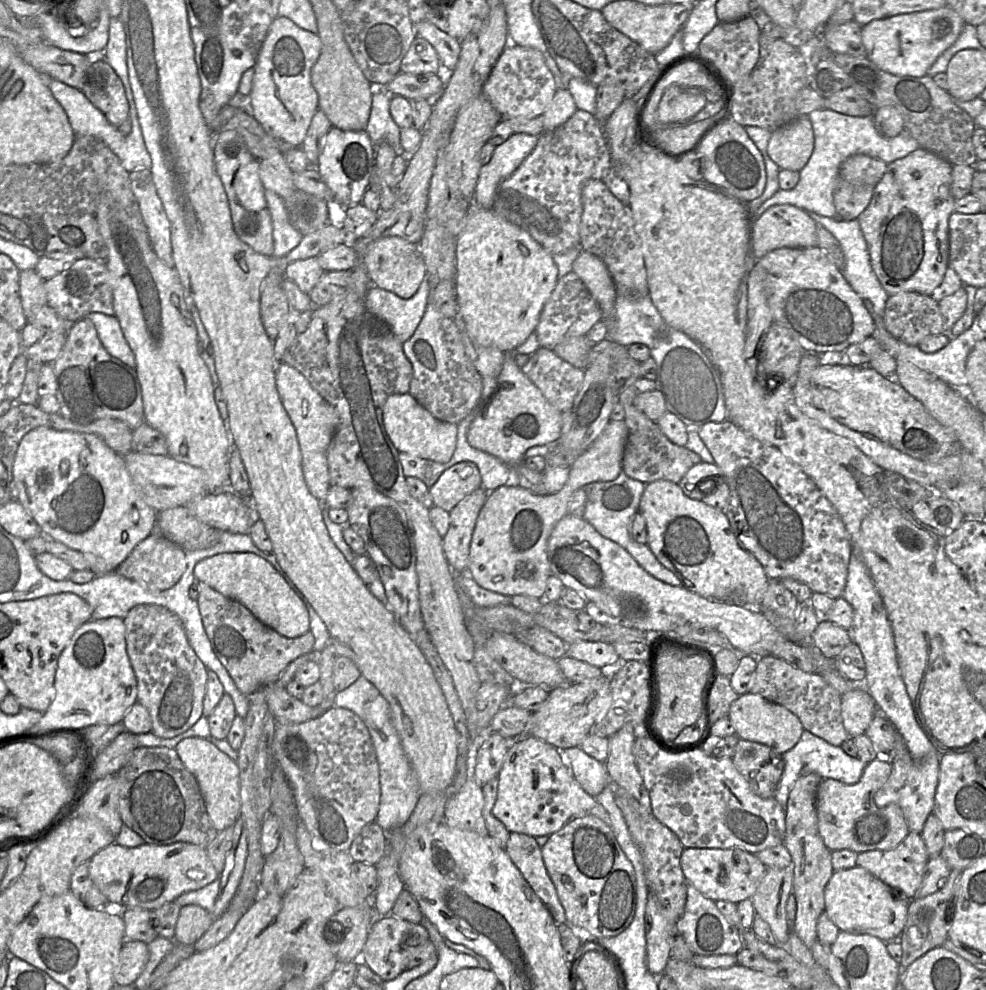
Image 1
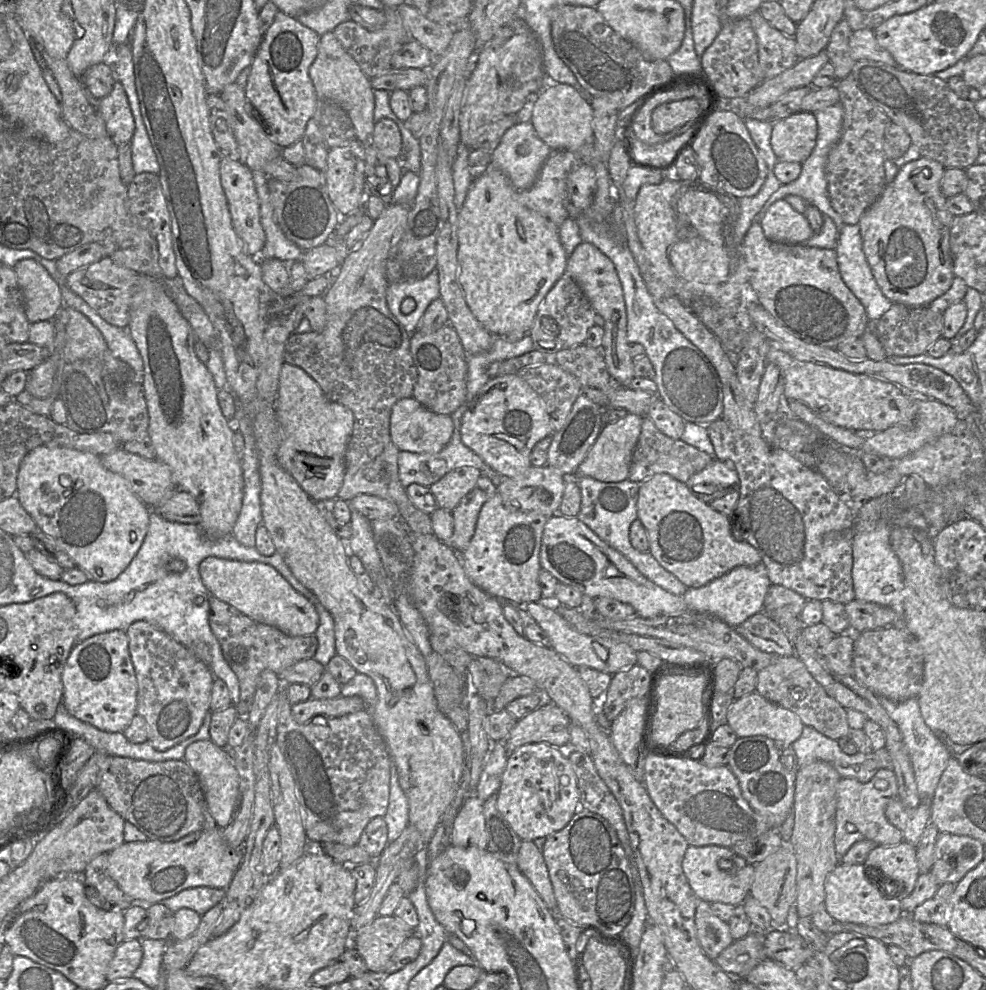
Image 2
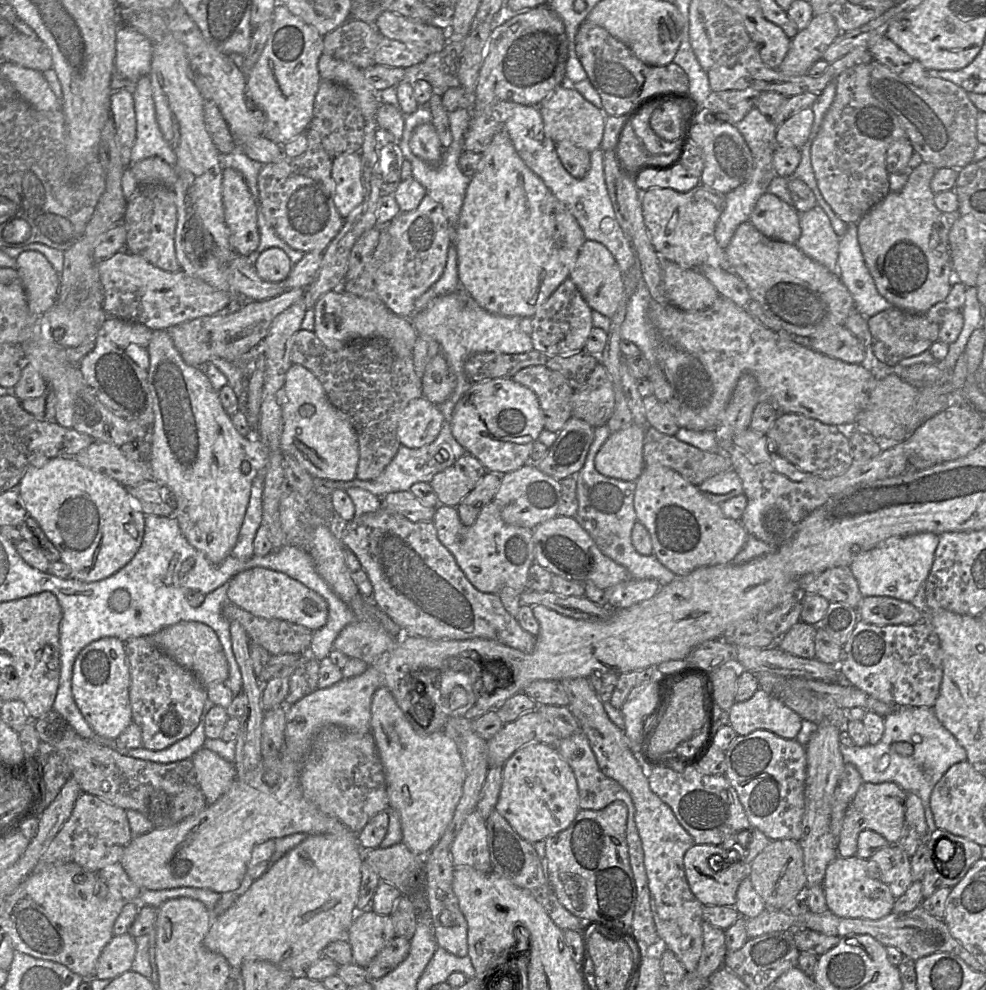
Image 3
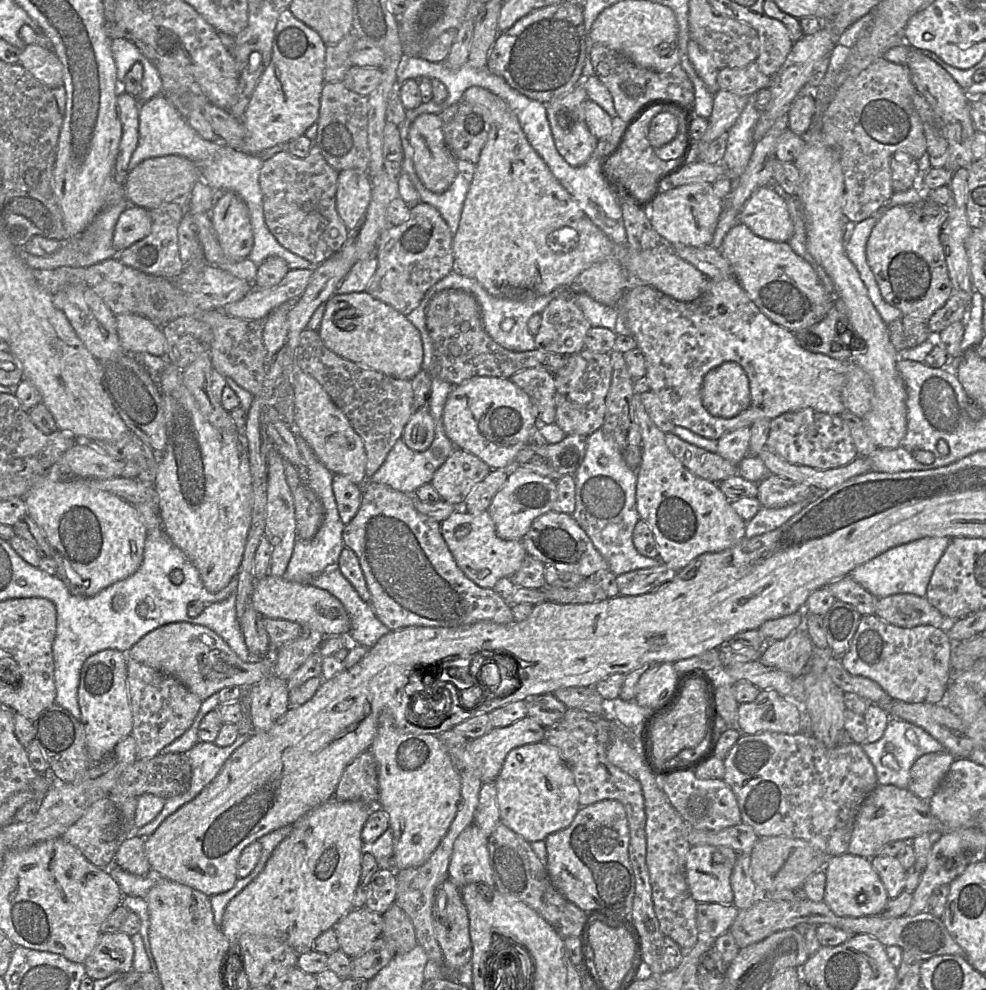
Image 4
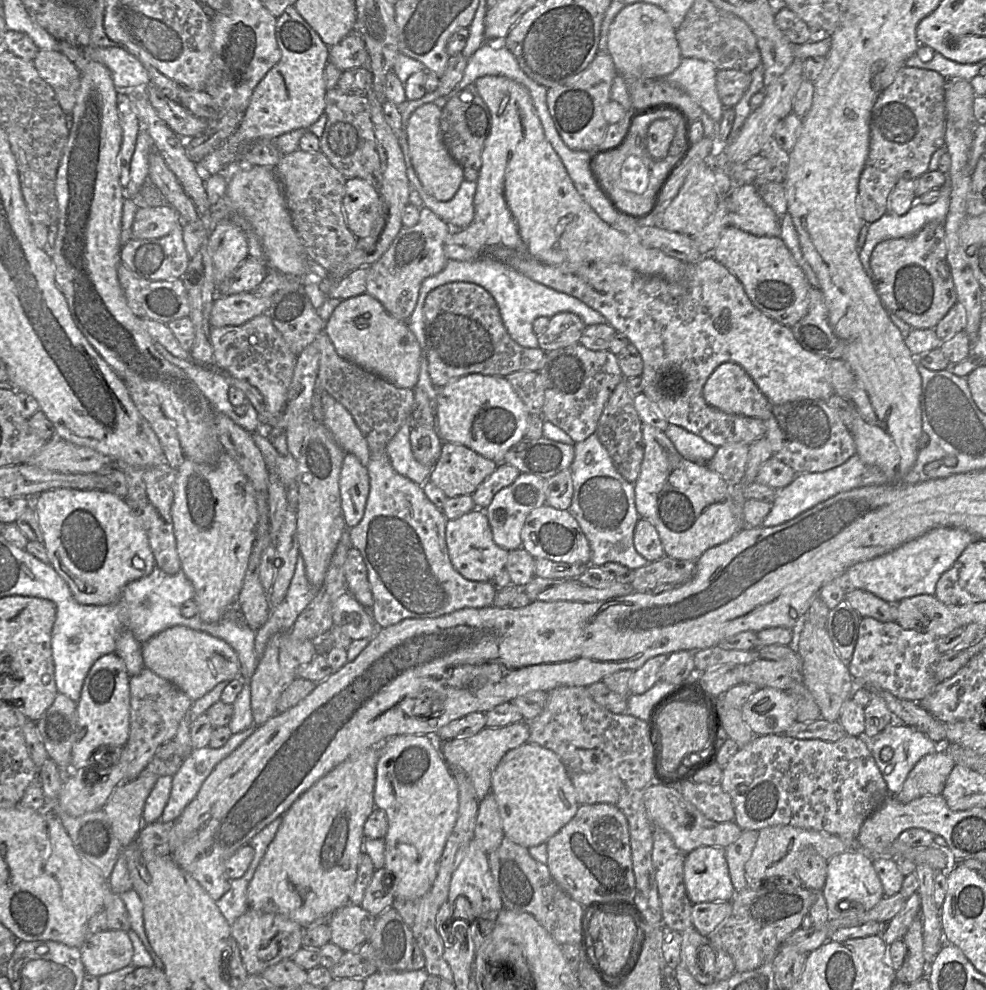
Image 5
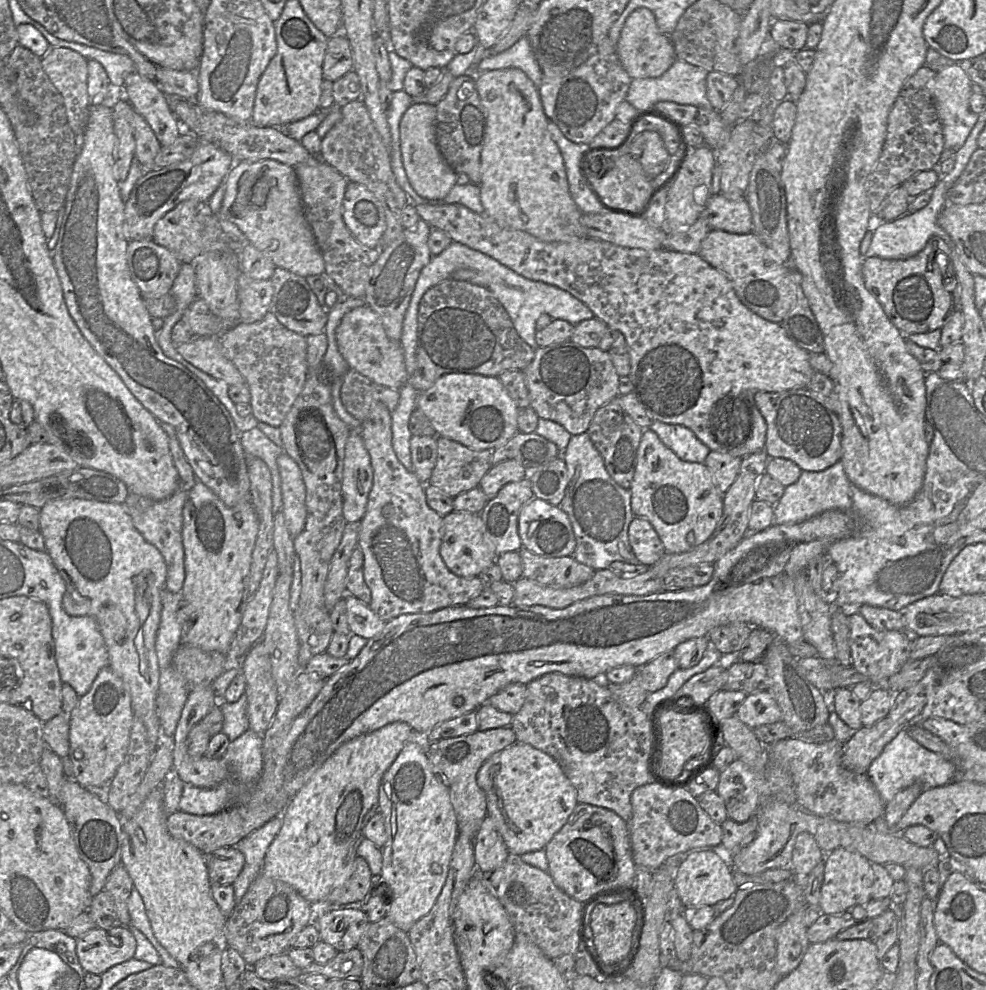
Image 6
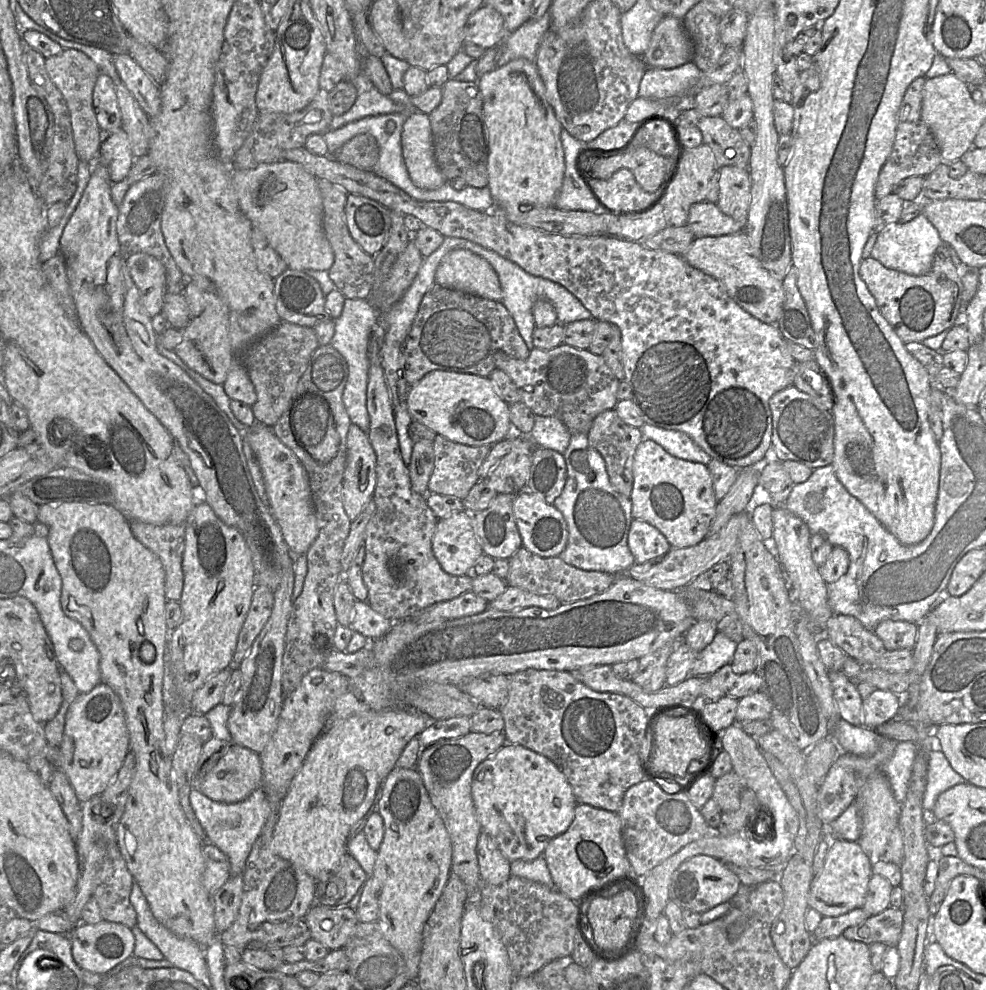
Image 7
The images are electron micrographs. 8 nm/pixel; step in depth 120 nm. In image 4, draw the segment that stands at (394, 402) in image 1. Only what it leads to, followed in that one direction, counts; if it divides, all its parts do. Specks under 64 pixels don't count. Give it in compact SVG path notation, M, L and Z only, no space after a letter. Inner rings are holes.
M428 408L414 411L406 423L401 439L405 445L416 452L427 450L435 436L435 422Z

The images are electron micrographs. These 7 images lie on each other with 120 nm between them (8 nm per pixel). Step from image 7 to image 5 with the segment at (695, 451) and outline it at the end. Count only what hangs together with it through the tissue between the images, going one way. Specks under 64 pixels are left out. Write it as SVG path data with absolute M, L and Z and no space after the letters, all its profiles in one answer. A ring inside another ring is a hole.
M669 424L664 433L677 452L689 461L708 463L716 453L716 446L680 426Z

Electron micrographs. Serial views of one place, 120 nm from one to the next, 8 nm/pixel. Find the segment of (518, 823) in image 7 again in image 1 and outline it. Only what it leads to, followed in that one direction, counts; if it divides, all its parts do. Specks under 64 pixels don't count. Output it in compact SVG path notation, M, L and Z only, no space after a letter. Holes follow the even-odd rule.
M517 736L498 774L497 800L493 815L509 832L532 837L550 836L572 819L593 815L611 827L611 818L594 797L586 793L563 764L556 748L534 736Z

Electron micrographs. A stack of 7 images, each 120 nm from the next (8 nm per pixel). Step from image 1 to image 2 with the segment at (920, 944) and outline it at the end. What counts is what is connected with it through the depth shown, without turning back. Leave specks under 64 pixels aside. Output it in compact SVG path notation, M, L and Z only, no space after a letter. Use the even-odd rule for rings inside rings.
M940 886L935 896L918 906L911 917L921 923L948 927L951 918L951 897L956 886Z

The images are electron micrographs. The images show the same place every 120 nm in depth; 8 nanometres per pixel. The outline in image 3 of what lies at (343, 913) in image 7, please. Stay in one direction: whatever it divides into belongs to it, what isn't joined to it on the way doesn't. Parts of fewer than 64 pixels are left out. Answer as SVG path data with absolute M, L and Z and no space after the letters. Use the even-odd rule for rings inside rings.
M371 910L358 913L347 932L356 965L367 967L373 957L395 937L390 915L376 914Z

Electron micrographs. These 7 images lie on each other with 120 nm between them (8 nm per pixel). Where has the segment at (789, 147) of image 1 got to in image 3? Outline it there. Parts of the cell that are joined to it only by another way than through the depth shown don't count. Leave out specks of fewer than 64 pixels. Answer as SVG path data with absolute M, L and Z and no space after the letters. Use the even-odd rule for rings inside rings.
M811 107L793 114L777 127L777 145L801 150L810 136L813 122L814 113Z

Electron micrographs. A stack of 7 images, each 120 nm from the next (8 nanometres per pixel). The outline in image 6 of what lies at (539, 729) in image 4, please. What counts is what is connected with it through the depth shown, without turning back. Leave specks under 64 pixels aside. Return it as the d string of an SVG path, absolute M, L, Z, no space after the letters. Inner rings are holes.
M504 726L484 731L477 730L471 734L431 742L425 750L433 772L449 790L458 821L458 833L469 836L473 841L481 823L487 816L486 795L477 783L477 773L491 755L509 747L516 741L516 735L511 726Z

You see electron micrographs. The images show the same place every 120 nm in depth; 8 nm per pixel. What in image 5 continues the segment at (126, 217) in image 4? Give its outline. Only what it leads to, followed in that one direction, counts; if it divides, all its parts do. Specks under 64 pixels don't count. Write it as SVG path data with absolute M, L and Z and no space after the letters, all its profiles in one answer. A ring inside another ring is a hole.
M164 205L160 207L138 207L132 224L132 238L157 239L169 234L182 220L178 212Z

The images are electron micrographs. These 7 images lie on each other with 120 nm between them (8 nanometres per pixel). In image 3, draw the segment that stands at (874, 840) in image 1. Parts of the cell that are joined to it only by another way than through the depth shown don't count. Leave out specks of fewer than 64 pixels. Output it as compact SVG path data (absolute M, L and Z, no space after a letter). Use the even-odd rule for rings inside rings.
M863 782L845 812L837 841L838 856L842 858L856 856L858 836L864 830L874 831L882 835L891 845L896 845L906 825L906 796L907 792L894 782Z

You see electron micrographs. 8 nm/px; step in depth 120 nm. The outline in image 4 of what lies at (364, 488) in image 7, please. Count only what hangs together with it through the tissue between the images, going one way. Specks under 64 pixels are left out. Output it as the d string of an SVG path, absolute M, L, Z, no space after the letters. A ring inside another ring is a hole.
M334 474L332 491L335 497L339 517L347 525L356 515L361 504L361 485L354 484L343 475Z

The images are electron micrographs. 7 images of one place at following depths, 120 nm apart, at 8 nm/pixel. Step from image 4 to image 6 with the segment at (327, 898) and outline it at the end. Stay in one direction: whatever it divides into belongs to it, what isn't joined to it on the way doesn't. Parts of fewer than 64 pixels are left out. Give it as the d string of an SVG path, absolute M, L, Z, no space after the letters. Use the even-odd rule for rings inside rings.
M392 722L345 742L327 758L283 810L281 828L265 853L261 873L289 884L310 904L326 902L330 893L341 887L354 872L356 850L364 838L364 827L378 811L378 789L382 776L412 731L405 722Z

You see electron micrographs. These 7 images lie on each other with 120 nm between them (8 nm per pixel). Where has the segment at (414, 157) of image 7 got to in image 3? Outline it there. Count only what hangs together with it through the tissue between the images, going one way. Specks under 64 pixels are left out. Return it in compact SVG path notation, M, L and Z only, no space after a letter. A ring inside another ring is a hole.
M432 123L415 127L409 141L409 148L415 156L431 165L439 164L445 150Z

